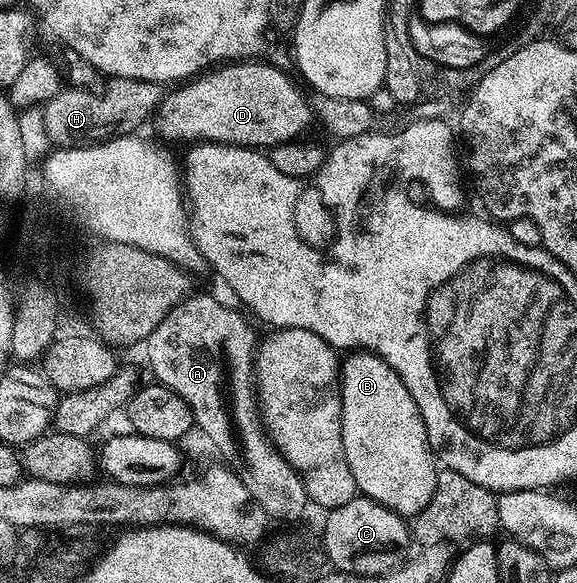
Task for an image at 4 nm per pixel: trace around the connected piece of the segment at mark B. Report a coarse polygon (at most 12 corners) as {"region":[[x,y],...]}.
{"region":[[375,353],[341,365],[355,488],[404,519],[437,458],[413,395]]}

